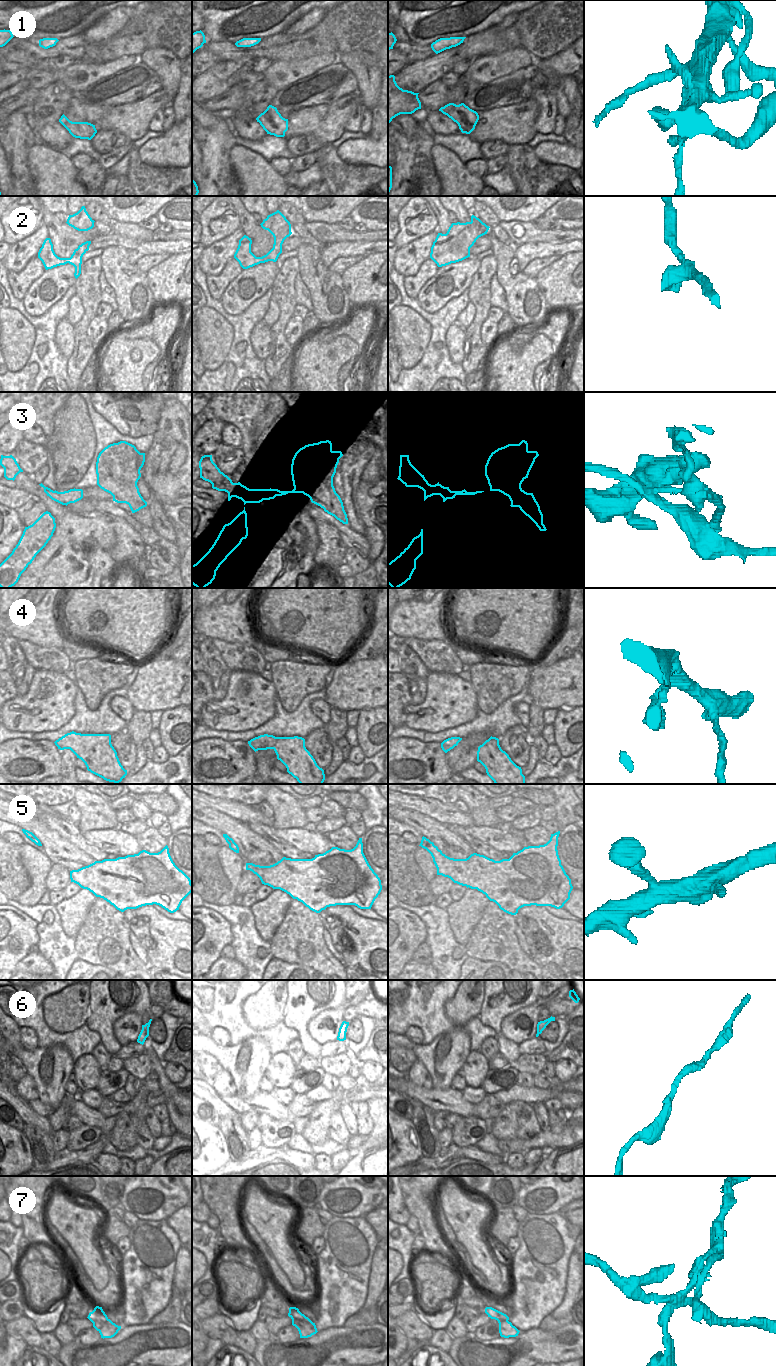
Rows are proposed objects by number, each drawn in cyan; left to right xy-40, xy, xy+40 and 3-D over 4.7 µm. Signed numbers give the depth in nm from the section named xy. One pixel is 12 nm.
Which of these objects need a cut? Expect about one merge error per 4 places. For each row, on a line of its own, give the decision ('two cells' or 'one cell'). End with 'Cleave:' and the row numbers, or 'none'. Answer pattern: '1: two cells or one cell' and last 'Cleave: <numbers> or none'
1: one cell
2: one cell
3: two cells
4: one cell
5: one cell
6: one cell
7: two cells
Cleave: 3, 7

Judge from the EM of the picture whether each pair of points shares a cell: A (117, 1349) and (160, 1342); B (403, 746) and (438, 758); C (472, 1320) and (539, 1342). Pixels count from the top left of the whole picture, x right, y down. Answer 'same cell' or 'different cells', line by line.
A: same cell
B: same cell
C: different cells

